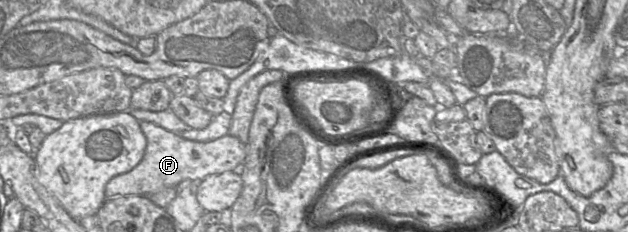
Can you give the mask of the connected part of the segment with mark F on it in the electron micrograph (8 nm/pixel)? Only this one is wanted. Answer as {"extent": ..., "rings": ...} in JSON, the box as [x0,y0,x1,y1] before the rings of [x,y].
{"extent":[105,122,247,199],"rings":[[[139,122],[141,131],[146,137],[145,154],[132,170],[109,180],[105,187],[106,199],[126,195],[150,196],[164,189],[177,187],[183,182],[200,182],[209,175],[239,171],[246,158],[247,145],[230,134],[213,141],[196,142],[154,123]]]}

